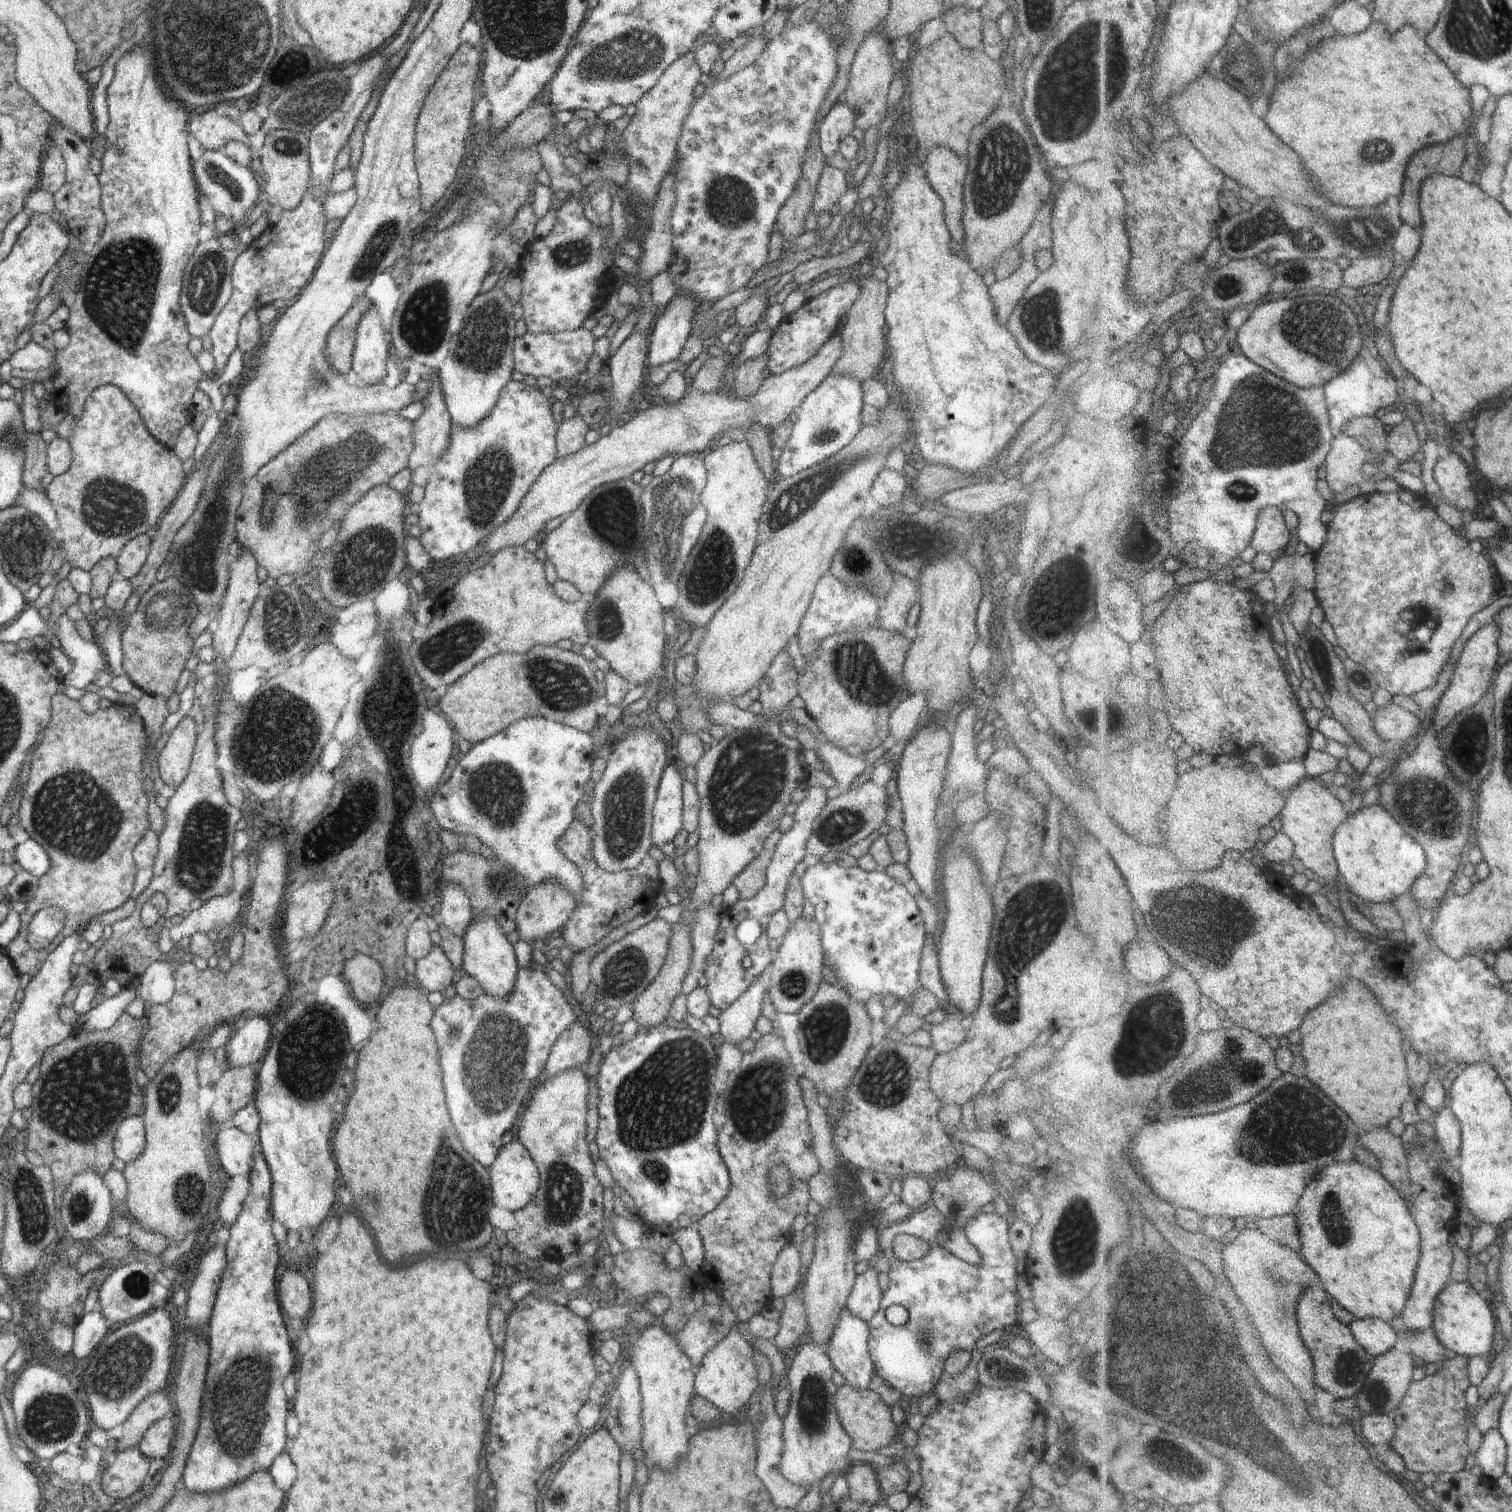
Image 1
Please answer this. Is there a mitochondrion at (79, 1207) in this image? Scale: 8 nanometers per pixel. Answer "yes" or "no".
yes

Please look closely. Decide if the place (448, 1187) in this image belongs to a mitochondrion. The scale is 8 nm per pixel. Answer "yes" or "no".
yes

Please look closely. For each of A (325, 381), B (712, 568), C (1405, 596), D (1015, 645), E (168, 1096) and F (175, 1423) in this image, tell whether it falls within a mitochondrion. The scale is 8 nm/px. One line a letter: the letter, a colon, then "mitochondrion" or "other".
A: mitochondrion
B: mitochondrion
C: mitochondrion
D: other
E: mitochondrion
F: other

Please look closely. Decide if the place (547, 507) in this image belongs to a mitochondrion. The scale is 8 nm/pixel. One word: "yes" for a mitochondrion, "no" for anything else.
no

